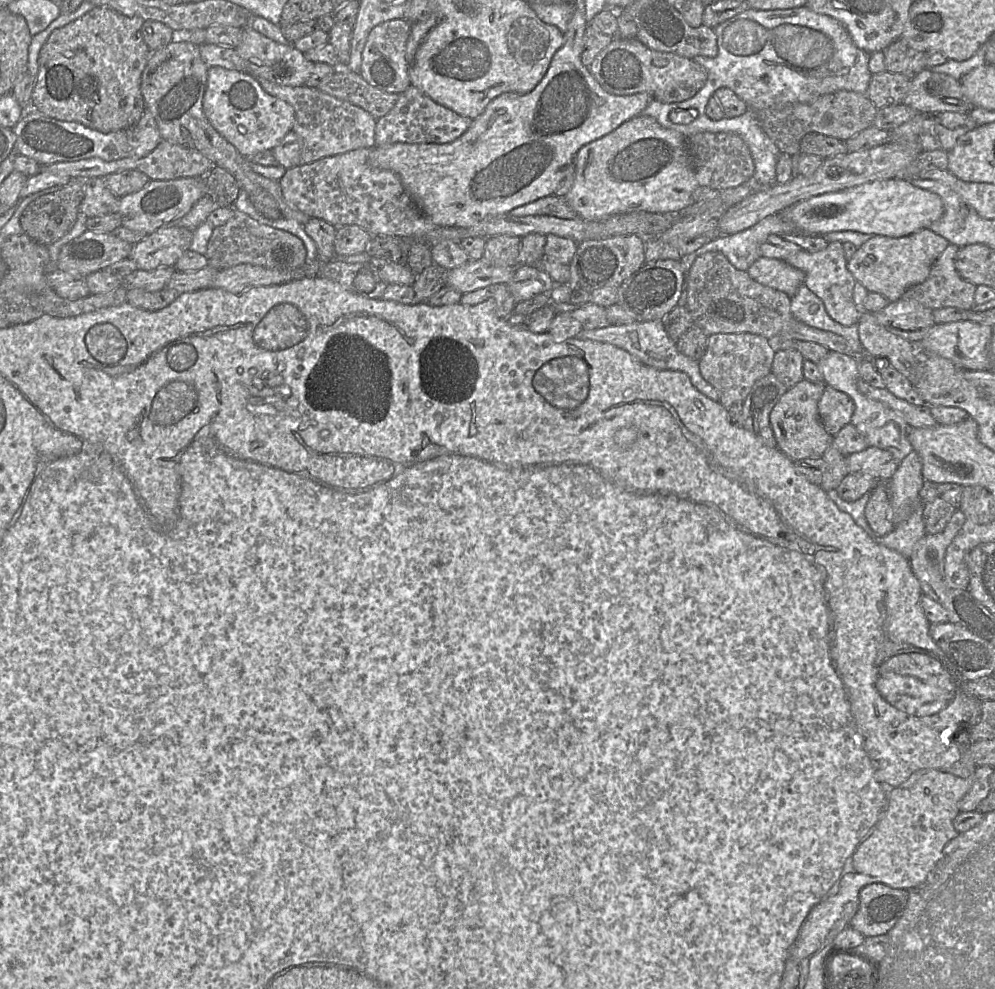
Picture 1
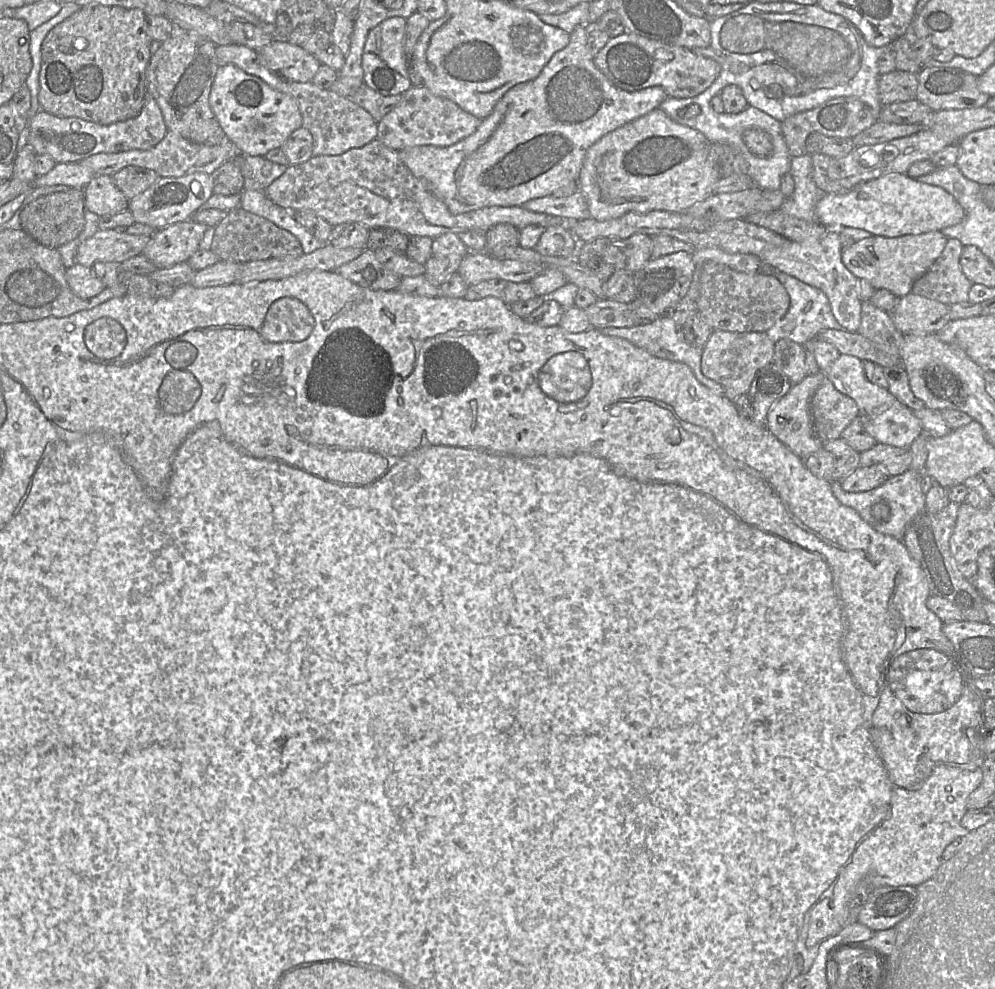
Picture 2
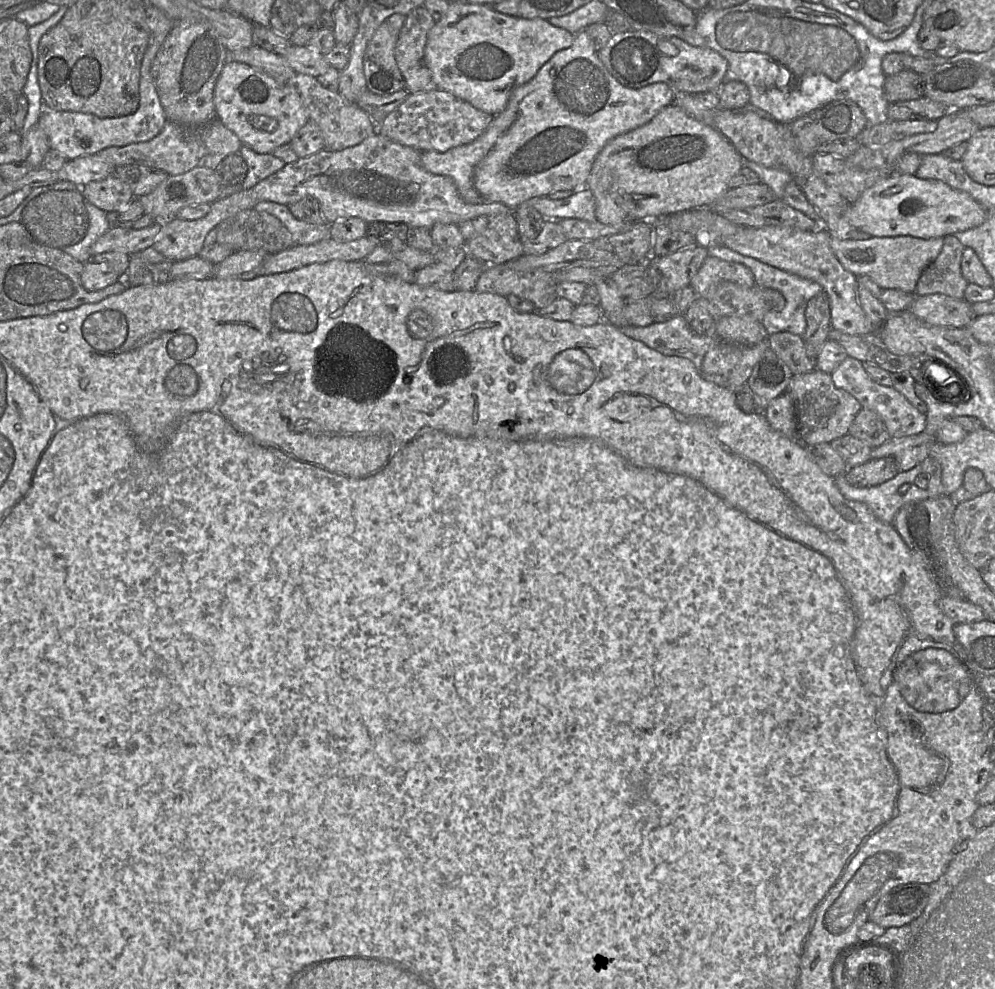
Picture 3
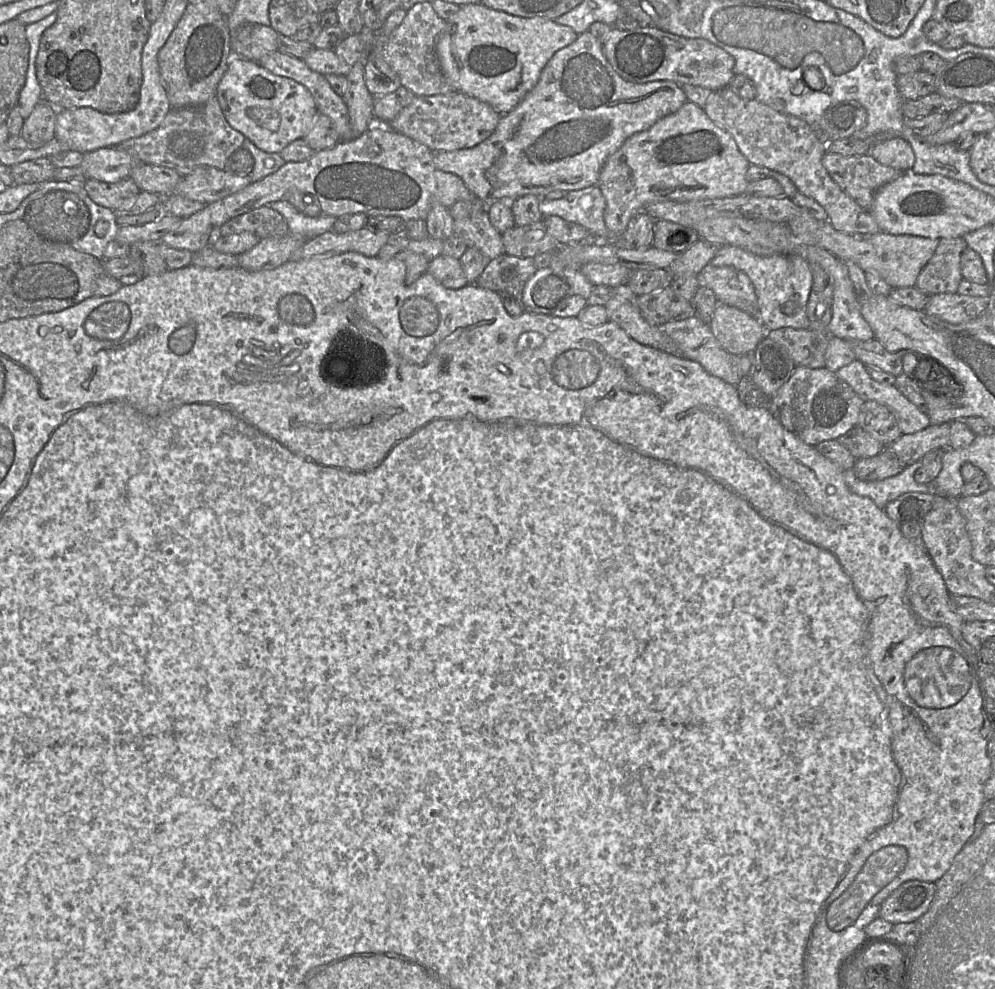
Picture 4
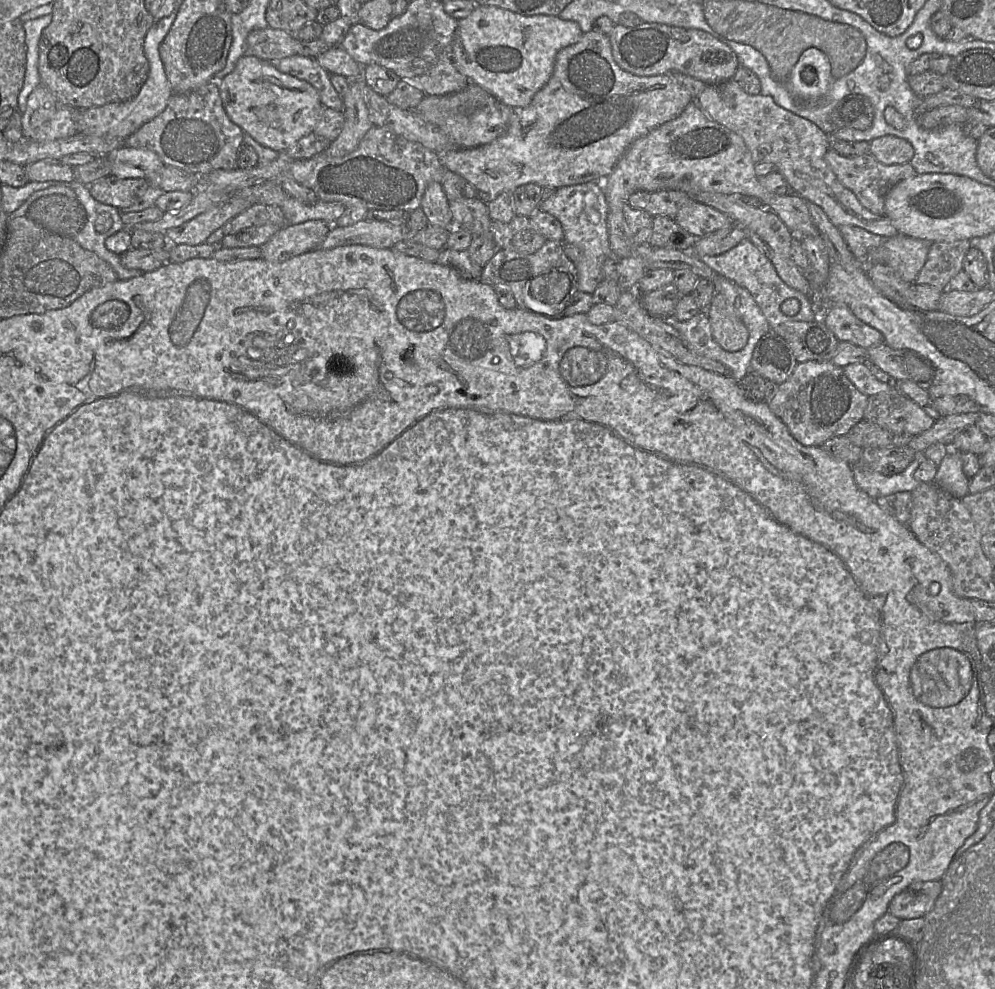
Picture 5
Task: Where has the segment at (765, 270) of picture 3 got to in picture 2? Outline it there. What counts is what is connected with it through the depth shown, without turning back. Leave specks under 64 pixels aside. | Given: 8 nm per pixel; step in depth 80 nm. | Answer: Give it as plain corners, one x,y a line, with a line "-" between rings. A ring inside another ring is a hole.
772,269
771,274
784,286
790,300
785,316
766,331
768,338
773,343
786,338
803,345
808,340
817,340
816,336
822,330
835,329
846,331
833,316
829,300
823,291
783,272

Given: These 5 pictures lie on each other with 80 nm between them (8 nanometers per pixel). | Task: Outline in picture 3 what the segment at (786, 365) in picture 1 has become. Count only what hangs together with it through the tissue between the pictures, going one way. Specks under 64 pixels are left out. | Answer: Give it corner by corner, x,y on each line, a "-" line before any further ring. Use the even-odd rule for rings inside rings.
778,332
770,335
768,342
772,351
790,368
793,375
816,369
816,359
808,356
801,336
789,332

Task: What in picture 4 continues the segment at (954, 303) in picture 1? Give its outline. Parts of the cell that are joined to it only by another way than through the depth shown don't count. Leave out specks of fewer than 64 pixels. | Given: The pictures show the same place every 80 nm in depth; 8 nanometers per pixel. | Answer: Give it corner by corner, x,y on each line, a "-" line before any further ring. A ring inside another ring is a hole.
962,237
939,239
934,255
919,273
915,287
928,296
958,293
963,279
961,255
966,248

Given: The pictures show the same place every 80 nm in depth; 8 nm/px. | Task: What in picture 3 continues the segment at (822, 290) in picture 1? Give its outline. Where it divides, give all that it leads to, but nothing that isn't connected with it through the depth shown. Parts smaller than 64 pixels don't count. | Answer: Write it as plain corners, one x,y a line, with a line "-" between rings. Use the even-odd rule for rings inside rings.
741,226
735,235
723,240
722,246
785,272
817,282
829,298
831,328
849,335
868,334
870,327
858,300
858,277
847,271
835,257
830,239
831,235
824,227
802,231
779,226
759,228

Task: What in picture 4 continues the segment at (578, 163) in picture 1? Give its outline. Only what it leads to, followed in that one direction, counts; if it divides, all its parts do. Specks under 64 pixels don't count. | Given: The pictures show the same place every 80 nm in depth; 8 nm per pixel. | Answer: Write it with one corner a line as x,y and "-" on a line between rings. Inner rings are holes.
686,102
647,130
630,136
604,164
597,185
606,200
604,222
609,234
614,237
621,235
630,219
654,202
689,202
744,194
749,184
746,179
749,166
750,163
738,149
733,137
714,124
702,108

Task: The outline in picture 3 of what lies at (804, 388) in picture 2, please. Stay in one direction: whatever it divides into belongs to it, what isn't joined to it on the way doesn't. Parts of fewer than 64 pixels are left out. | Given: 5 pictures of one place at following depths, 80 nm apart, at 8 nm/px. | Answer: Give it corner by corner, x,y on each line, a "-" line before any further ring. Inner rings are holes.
783,393
773,399
767,406
765,417
770,426
786,437
798,440
795,406
792,398

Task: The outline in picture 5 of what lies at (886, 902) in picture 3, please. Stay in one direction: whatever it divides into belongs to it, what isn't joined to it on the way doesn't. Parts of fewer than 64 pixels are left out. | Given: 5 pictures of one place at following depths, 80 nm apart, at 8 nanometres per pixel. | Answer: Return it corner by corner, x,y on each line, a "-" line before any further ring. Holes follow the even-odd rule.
940,880
912,883
892,898
888,912
900,920
924,917
933,908
941,890

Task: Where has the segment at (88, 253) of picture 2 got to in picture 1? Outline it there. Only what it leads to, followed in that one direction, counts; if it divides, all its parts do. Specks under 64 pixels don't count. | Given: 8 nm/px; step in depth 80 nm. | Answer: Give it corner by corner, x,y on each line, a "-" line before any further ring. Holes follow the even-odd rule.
85,231
62,247
56,267
68,273
88,276
129,258
132,248
133,244
113,233

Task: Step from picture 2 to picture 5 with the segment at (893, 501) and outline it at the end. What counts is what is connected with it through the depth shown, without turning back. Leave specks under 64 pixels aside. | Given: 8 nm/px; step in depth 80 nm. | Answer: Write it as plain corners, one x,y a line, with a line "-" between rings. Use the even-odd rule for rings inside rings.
915,453
914,460
901,473
894,475
883,475
870,471
859,464
851,465
854,480
857,486
868,494
873,500
897,492
913,491
920,483
914,477
914,472
918,468
923,453

